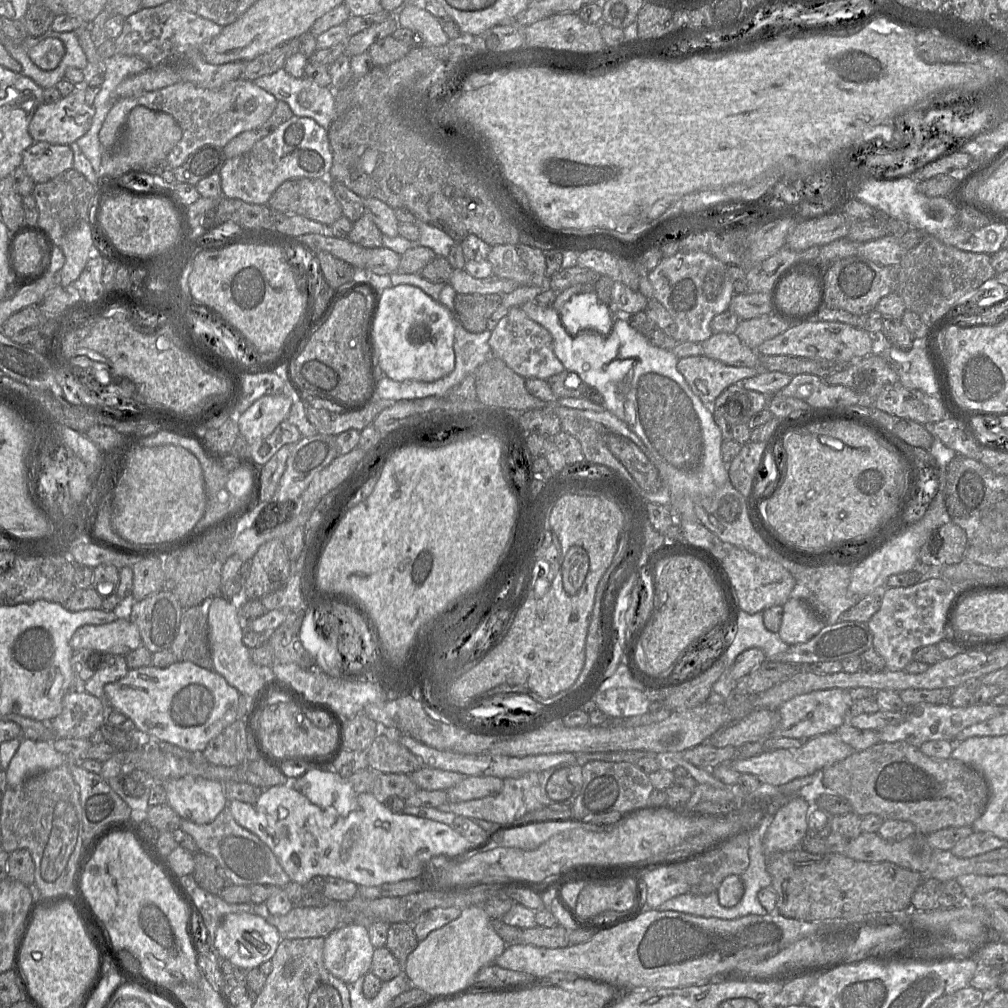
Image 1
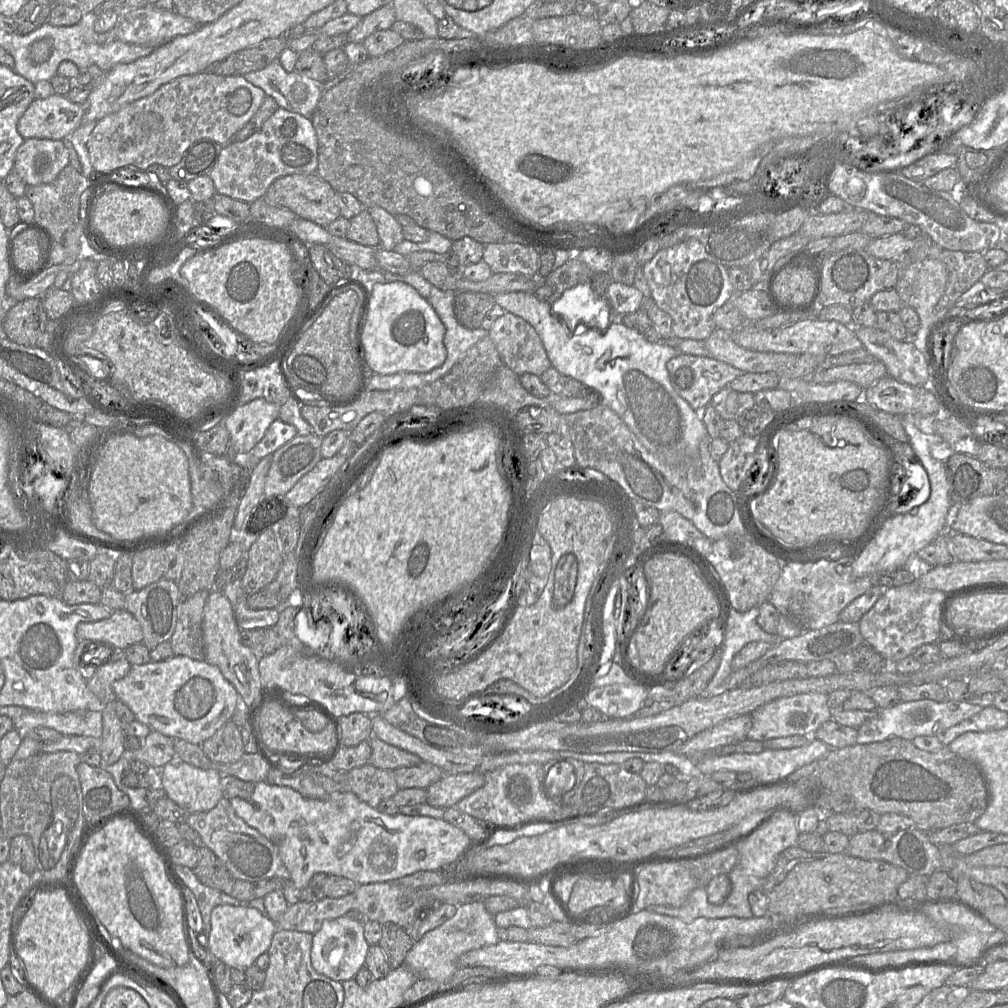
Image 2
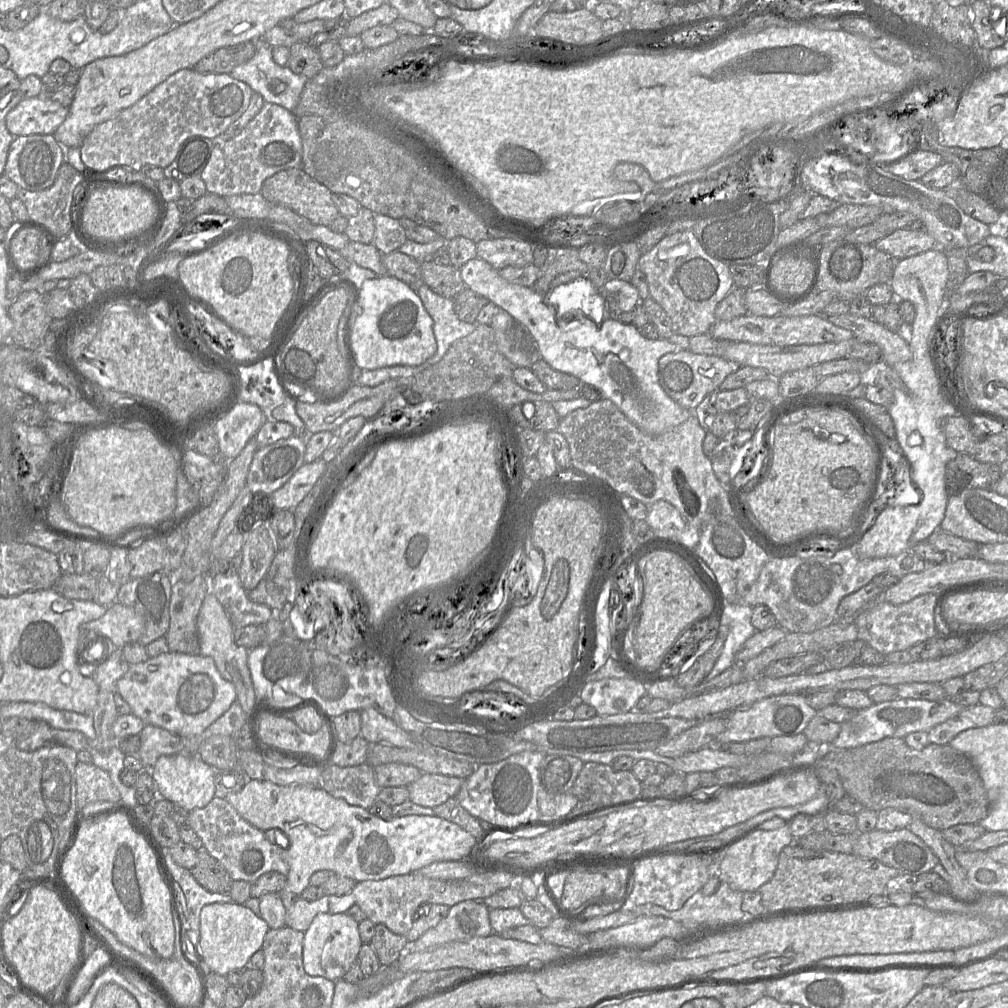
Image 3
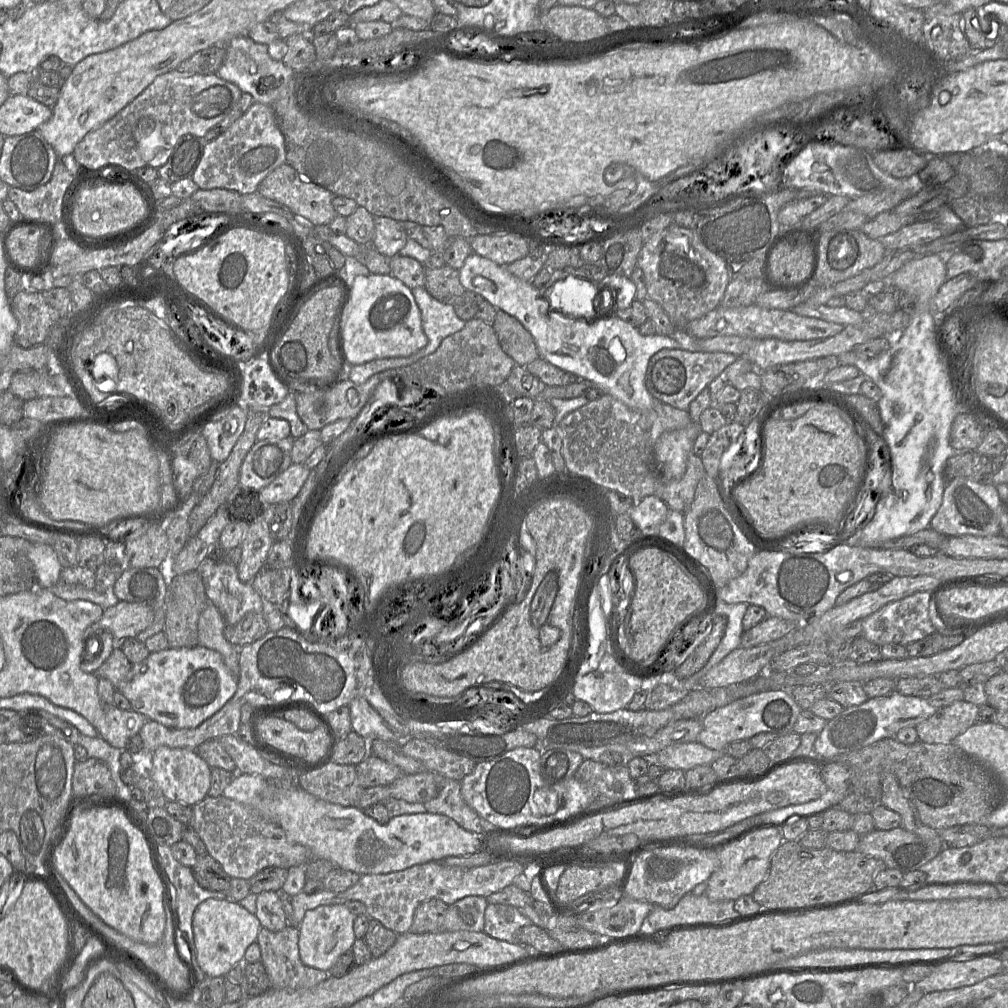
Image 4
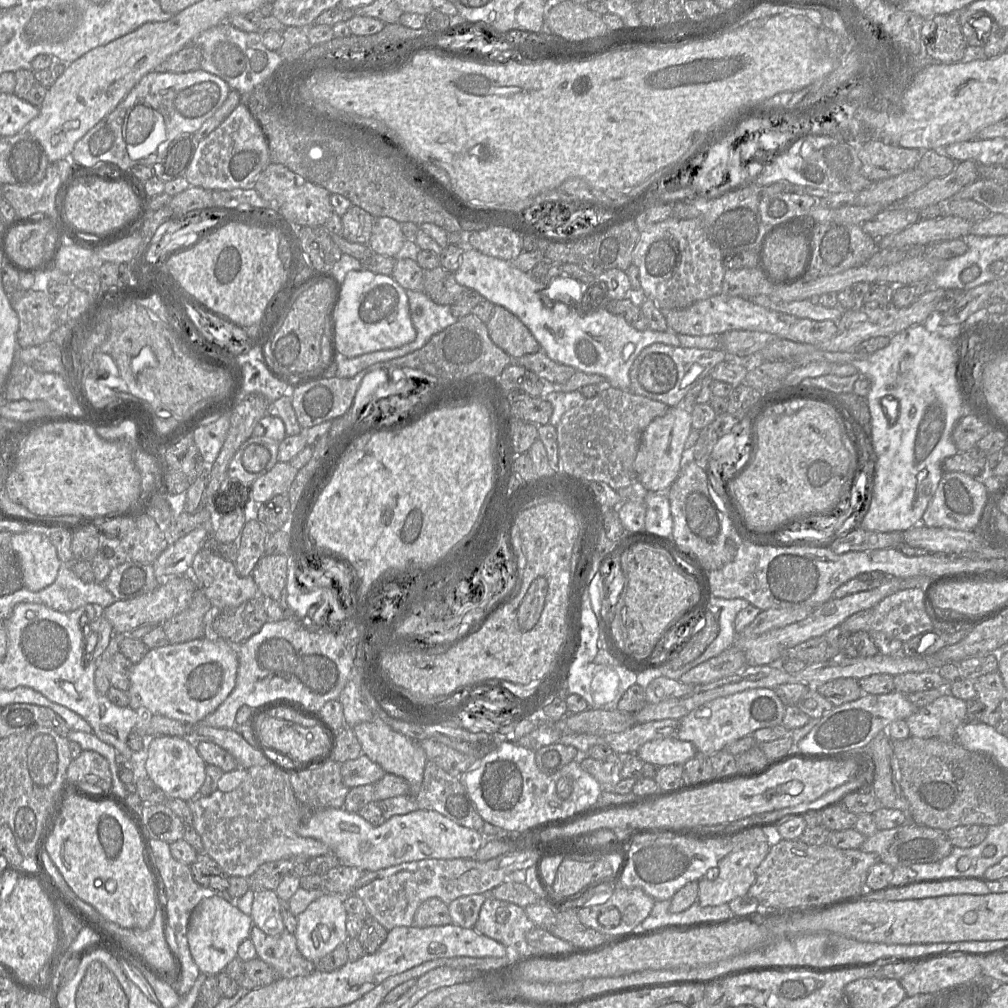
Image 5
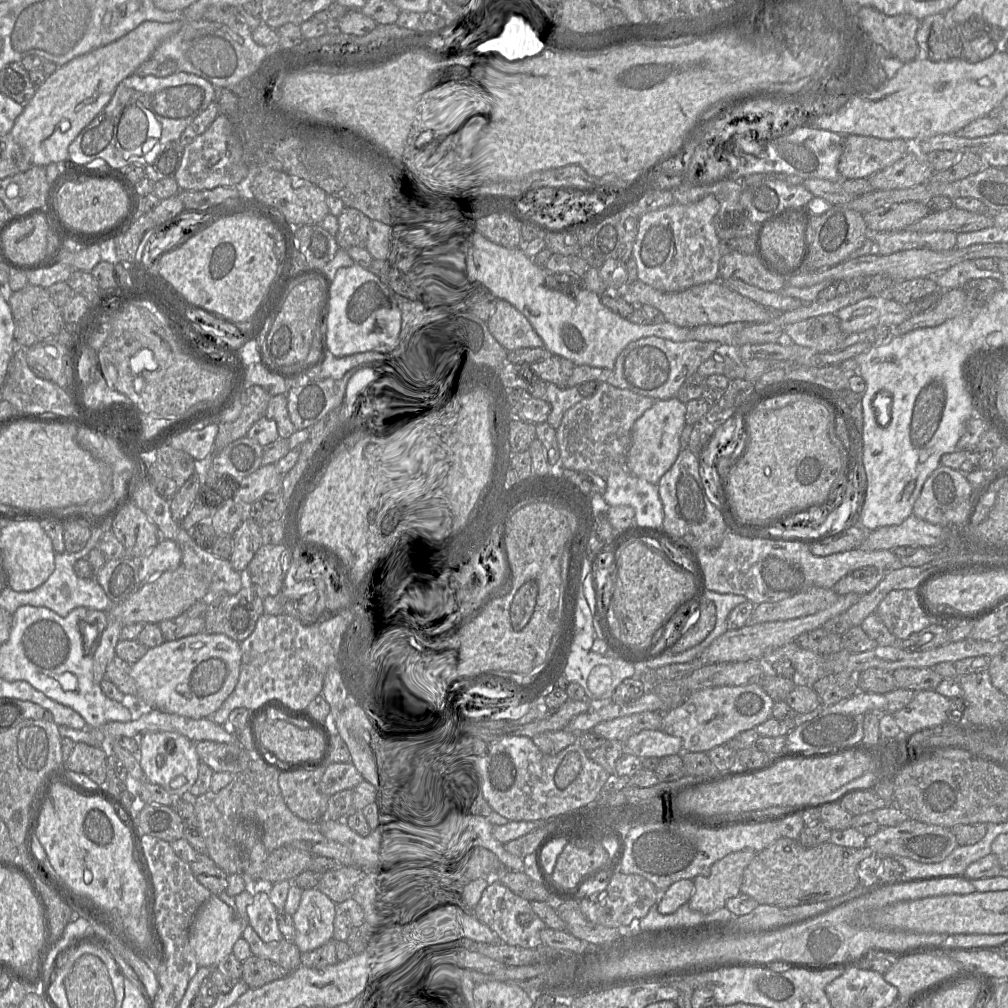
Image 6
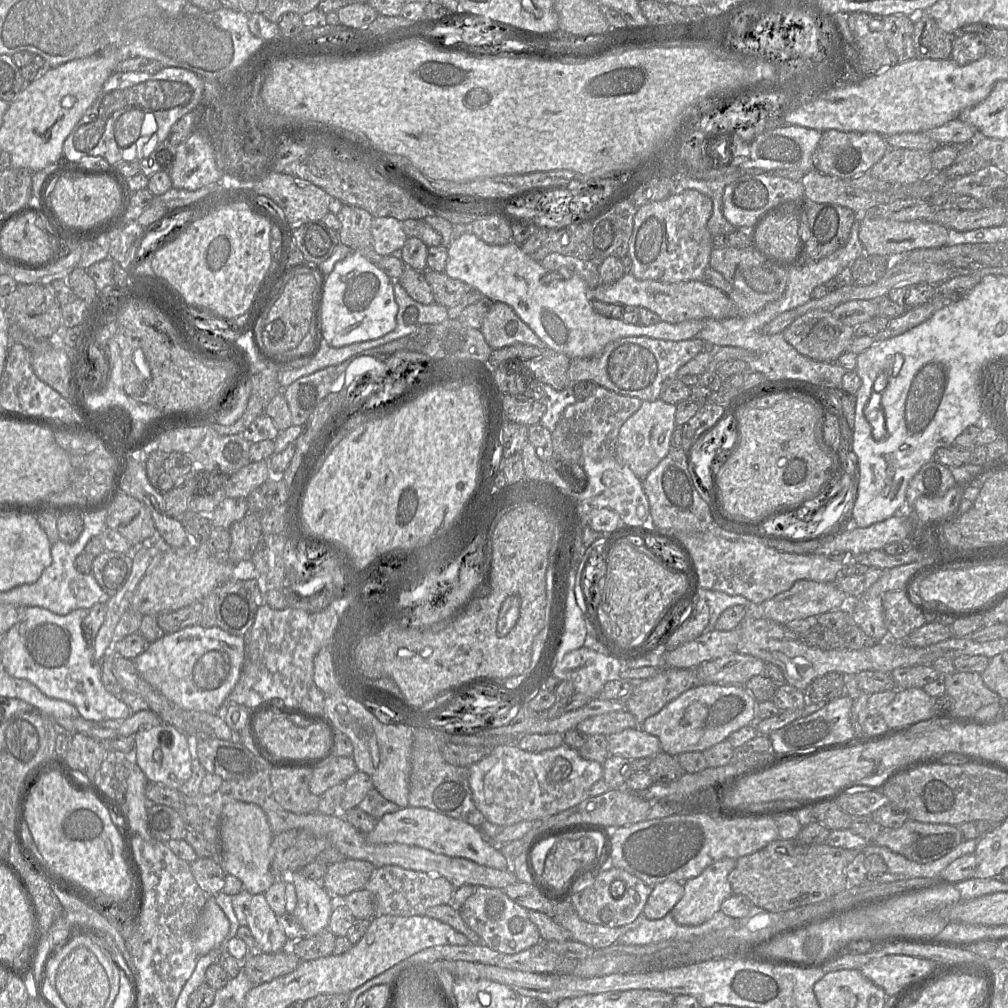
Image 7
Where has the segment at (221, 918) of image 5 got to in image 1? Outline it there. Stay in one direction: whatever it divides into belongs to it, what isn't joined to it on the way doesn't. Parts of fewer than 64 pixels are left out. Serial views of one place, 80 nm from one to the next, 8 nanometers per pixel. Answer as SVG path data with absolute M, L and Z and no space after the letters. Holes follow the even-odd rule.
M247 912L230 913L224 916L216 929L214 946L218 954L233 965L245 969L259 967L271 960L281 941L279 931L259 915Z

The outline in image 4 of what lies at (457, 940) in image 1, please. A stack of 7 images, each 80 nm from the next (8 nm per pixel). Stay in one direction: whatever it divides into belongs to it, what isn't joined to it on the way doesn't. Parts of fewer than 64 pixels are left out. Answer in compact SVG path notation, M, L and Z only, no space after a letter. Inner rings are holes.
M467 896L448 906L442 931L483 932L484 914L488 903L485 897Z

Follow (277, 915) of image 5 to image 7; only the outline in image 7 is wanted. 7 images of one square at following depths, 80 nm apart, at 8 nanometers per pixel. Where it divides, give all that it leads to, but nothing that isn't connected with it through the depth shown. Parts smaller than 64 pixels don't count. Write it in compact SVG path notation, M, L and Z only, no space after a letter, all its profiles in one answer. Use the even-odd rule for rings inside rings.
M264 894L253 895L249 908L244 906L244 913L247 917L247 927L262 953L277 953L288 947L289 941Z

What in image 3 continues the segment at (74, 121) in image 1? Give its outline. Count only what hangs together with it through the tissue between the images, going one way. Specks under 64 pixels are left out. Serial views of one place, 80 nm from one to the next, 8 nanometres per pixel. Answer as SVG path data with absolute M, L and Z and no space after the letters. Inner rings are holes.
M45 87L37 97L24 97L7 115L6 127L15 137L54 134L64 122L69 107L45 95Z

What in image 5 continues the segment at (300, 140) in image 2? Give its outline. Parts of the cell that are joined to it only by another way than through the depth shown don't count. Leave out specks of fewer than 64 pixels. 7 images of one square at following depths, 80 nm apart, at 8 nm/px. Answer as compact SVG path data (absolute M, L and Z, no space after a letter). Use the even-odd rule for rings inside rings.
M241 102L207 137L201 140L185 172L190 186L210 190L254 188L260 173L270 164L268 141L247 105Z

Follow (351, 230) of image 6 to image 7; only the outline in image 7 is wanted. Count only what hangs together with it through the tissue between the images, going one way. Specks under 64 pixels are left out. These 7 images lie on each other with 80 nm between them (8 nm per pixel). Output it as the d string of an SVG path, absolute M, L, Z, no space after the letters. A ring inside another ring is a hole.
M343 205L336 215L341 228L340 243L351 250L372 247L371 222L373 217L365 210L350 205Z

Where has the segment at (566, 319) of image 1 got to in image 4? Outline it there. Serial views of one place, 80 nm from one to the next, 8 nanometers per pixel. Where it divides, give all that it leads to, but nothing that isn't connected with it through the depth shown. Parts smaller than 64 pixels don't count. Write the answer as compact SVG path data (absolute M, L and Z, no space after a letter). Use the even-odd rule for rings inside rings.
M569 275L543 291L542 296L551 310L568 318L579 321L580 317L596 319L599 298L595 287L585 280Z

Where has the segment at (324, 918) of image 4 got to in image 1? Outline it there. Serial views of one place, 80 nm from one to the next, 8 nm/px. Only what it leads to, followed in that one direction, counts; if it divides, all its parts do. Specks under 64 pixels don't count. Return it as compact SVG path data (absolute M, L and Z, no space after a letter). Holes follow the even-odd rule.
M338 926L325 937L323 961L333 976L349 985L370 971L374 951L367 926Z

